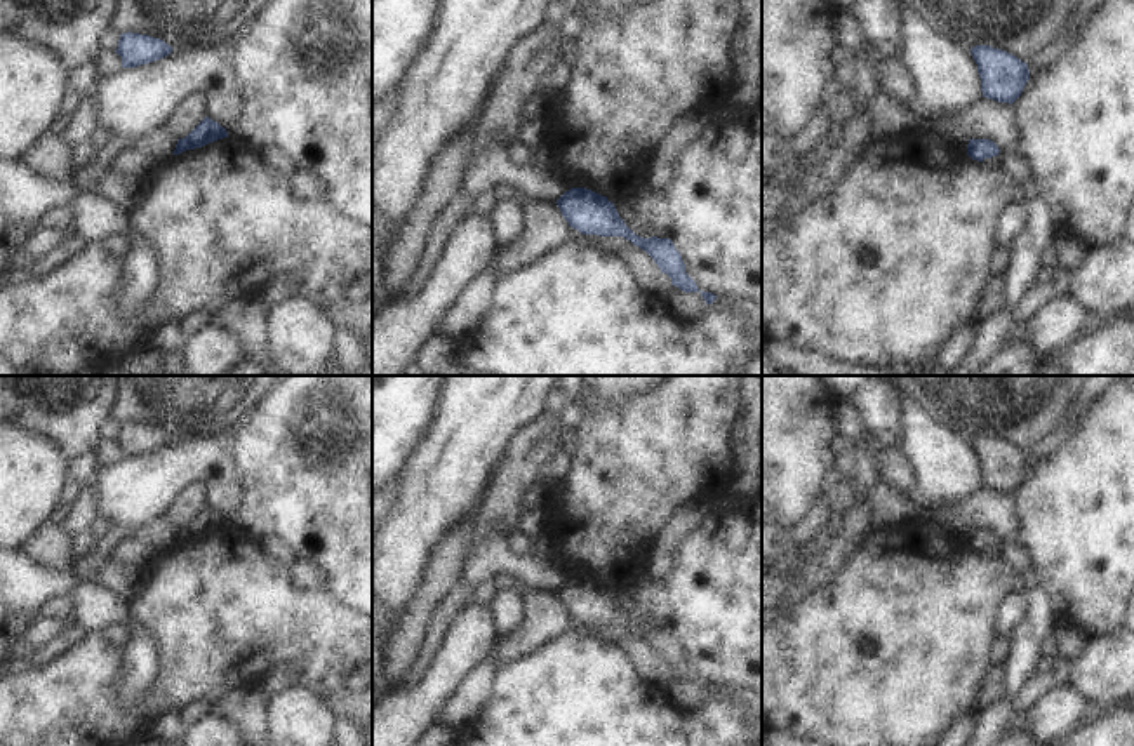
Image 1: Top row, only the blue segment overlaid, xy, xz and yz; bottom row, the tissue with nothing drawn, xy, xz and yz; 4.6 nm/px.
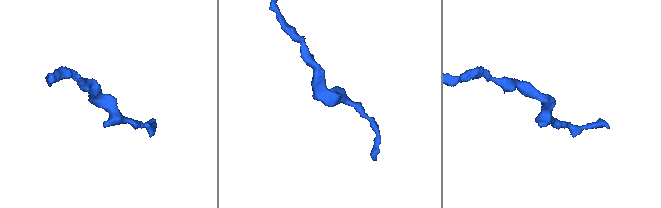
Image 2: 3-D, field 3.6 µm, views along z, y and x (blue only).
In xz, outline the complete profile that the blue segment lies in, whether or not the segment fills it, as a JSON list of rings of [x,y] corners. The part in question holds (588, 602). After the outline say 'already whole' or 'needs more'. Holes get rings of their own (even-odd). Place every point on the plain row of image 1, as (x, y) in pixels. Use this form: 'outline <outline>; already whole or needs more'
outline [[[570,577],[557,595],[570,617],[583,624],[623,626],[645,640],[661,663],[671,668],[671,675],[684,682],[697,682],[696,671],[685,663],[680,642],[670,628],[642,628],[635,624],[619,607],[612,591],[586,577]]]; already whole

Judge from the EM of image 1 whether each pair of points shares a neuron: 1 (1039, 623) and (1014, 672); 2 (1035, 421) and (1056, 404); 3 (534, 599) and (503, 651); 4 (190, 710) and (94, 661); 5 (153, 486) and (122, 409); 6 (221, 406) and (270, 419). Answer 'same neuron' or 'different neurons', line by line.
1: same neuron
2: same neuron
3: same neuron
4: different neurons
5: different neurons
6: different neurons

